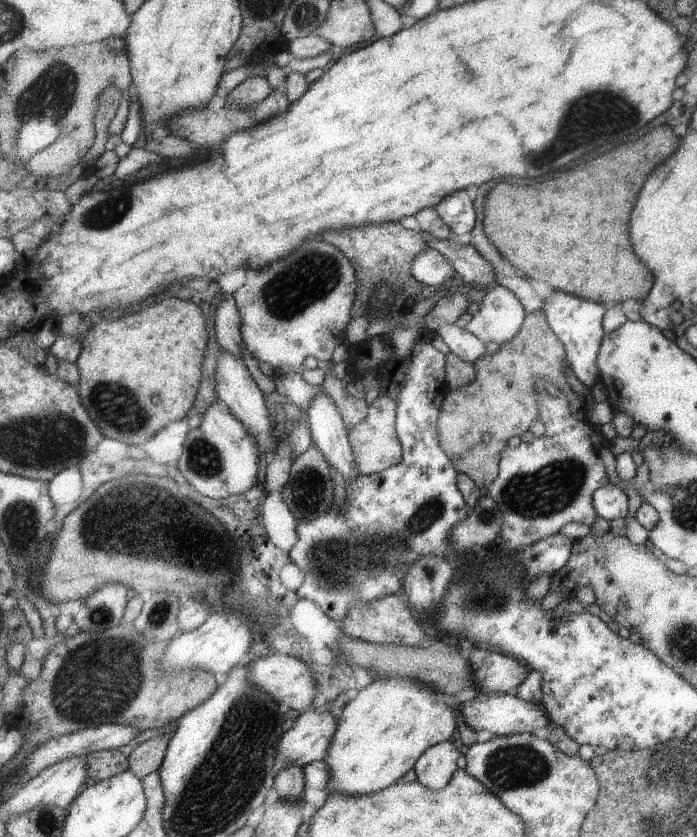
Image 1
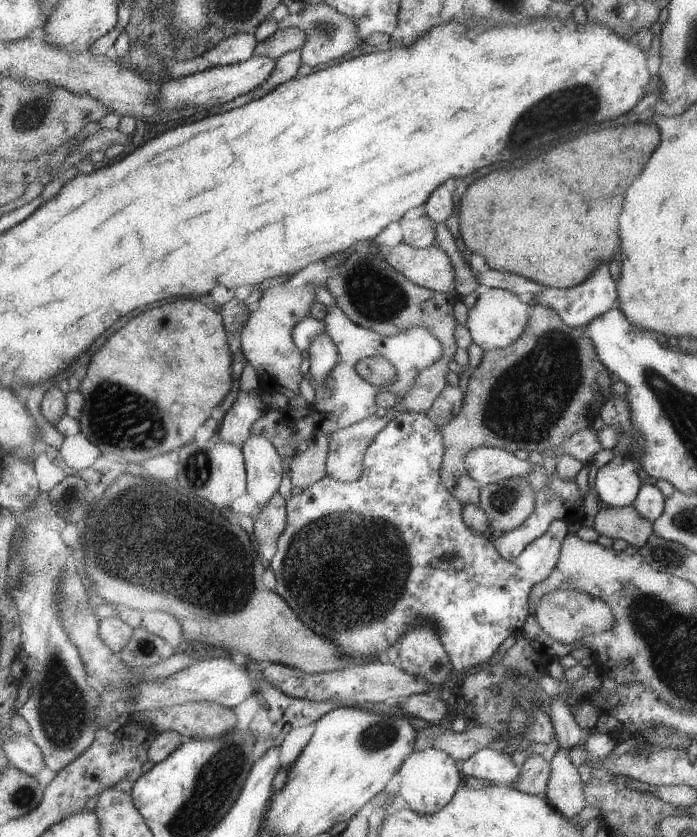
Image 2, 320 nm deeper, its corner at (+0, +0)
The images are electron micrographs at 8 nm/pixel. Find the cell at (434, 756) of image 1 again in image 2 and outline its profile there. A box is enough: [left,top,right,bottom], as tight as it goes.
[400,748,465,814]

